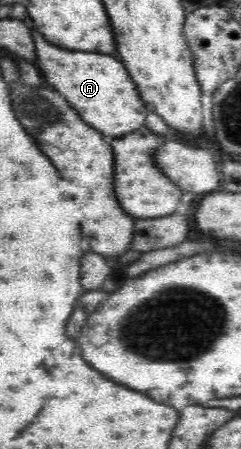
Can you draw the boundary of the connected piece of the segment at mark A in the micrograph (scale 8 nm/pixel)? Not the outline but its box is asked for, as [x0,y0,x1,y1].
[32,31,148,137]

